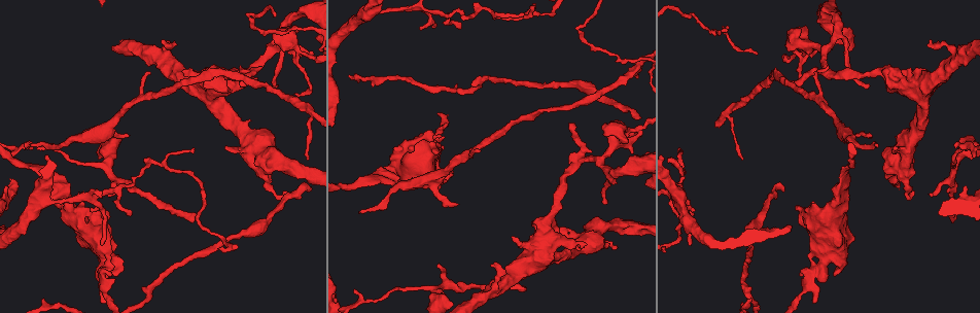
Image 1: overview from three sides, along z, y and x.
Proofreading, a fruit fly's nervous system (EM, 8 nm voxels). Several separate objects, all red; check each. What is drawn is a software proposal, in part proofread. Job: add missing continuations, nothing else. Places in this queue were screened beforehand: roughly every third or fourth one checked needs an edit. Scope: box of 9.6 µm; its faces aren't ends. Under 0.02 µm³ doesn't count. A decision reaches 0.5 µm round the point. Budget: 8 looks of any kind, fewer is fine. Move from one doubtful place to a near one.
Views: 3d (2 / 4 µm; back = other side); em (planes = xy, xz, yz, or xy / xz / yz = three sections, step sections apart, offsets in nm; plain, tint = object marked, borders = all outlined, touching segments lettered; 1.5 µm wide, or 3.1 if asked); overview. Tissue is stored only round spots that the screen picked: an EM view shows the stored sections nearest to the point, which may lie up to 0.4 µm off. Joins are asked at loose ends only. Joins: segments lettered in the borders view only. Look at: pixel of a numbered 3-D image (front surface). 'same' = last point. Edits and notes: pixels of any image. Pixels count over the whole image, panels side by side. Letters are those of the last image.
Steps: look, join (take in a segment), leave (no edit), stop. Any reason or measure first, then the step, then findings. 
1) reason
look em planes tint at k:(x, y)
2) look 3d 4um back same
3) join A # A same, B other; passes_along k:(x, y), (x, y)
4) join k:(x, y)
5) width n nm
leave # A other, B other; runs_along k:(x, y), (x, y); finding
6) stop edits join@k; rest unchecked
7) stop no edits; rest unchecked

branch stops here
look 3d 4um at 1:(868, 87)

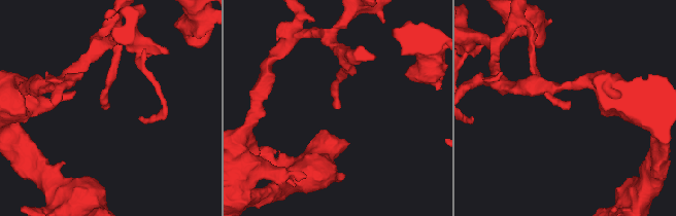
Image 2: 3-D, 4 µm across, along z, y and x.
look em xz step 4 borders at 2:(107, 104)

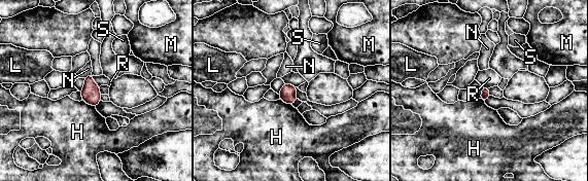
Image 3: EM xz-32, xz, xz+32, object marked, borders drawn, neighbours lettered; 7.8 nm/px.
look em planes borders same

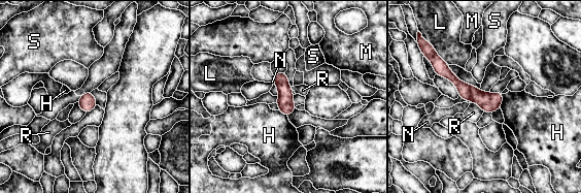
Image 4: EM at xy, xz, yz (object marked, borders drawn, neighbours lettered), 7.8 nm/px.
leave # H other, L other, M other, N other, R other, S other; runs_along 4:(436, 64), (467, 92), (498, 105); none of them fits

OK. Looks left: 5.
branch stops here
look em planes borders at 1:(783, 189)

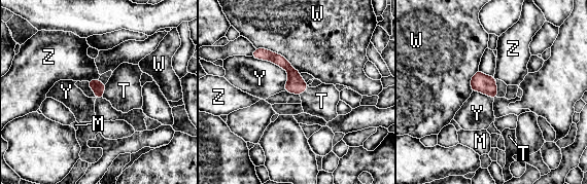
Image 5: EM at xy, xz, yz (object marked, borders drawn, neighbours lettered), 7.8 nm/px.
join T # M other, T same, W other, Y other, Z other; passes_along 5:(99, 87), (104, 89), (124, 90); the cell continues

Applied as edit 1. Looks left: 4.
look overview

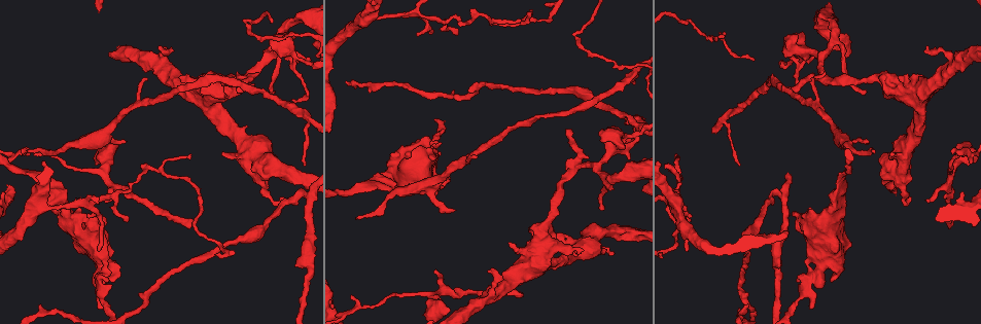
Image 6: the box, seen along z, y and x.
look 3d 2um at 6:(418, 33)

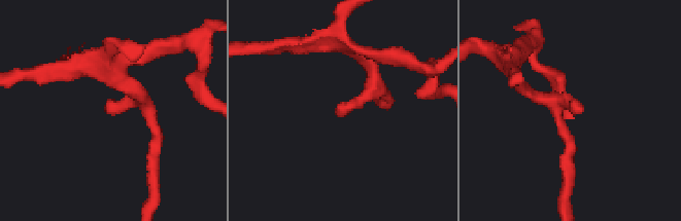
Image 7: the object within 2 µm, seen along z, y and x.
look em planes tint at 7:(578, 110)

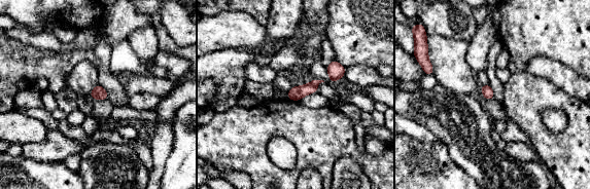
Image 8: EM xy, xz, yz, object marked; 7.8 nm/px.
what lies round it
look em planes borders same

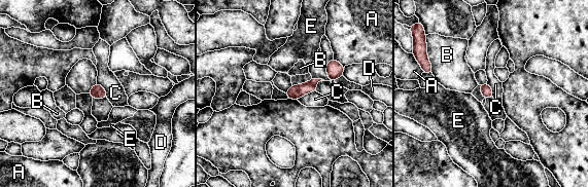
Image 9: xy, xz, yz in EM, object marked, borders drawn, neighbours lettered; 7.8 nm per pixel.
width 90 nm
leave # A other, B other, C other, D other, E other; border 9:(315, 90), (303, 95), (298, 100); none of them fits

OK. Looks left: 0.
stop edits join@5; rest unchecked

